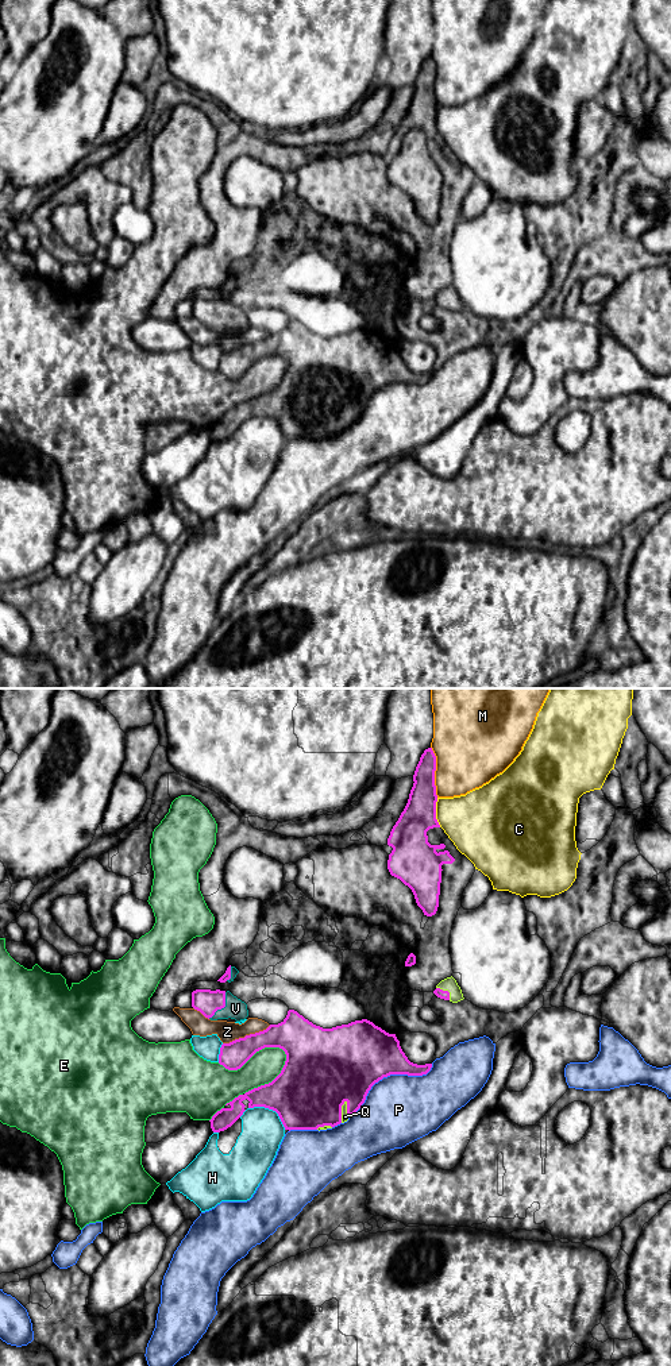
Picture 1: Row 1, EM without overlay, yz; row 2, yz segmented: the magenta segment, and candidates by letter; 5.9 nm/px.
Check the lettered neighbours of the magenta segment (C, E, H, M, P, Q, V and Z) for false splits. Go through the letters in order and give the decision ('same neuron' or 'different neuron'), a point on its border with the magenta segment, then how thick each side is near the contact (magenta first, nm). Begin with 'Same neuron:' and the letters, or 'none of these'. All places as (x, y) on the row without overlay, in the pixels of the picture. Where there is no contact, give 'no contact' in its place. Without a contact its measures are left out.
Same neuron: Q, V
C: different neuron; meets magenta in yz at (435, 122); 220 nm thick on the magenta side, 360 nm on the other
E: different neuron; meets magenta in yz at (251, 365); 180 nm thick on the magenta side, 200 nm on the other
H: different neuron; meets magenta in yz at (270, 417); 420 nm thick on the magenta side, 260 nm on the other
M: different neuron; meets magenta in yz at (434, 81); 190 nm thick on the magenta side, 400 nm on the other
P: different neuron; meets magenta in yz at (388, 384); 420 nm thick on the magenta side, 420 nm on the other
Q: same neuron; meets magenta in yz at (340, 420); 440 nm thick on the magenta side, 50 nm on the other
V: same neuron; meets magenta in yz at (223, 316); 150 nm thick on the magenta side, 120 nm on the other
Z: different neuron; meets magenta in yz at (246, 344); 180 nm thick on the magenta side, 120 nm on the other

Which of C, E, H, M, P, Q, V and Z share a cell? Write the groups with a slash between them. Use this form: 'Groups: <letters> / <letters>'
Groups: C / E / H / M / P / Q V / Z

